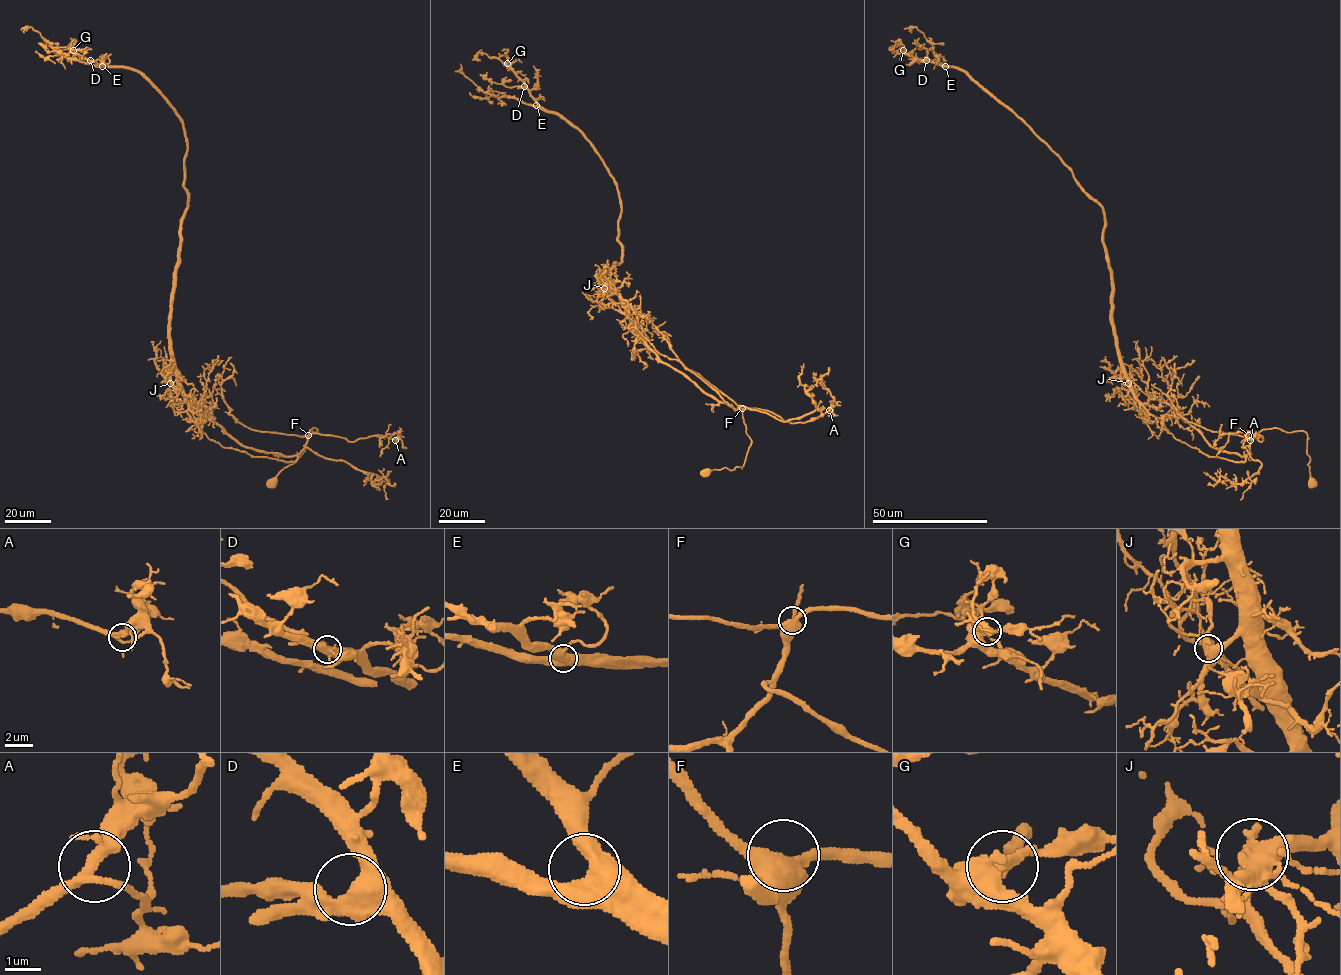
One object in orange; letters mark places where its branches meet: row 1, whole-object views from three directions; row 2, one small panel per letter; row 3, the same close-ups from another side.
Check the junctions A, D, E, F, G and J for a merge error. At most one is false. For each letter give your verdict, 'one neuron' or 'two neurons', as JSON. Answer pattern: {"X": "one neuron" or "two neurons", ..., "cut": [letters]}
{"A": "one neuron", "D": "one neuron", "E": "one neuron", "F": "one neuron", "G": "one neuron", "J": "two neurons", "cut": ["J"]}

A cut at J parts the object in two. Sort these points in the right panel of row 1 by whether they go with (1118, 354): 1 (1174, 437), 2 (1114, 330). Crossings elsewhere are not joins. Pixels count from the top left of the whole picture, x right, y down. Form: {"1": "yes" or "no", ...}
{"1": "no", "2": "yes"}

